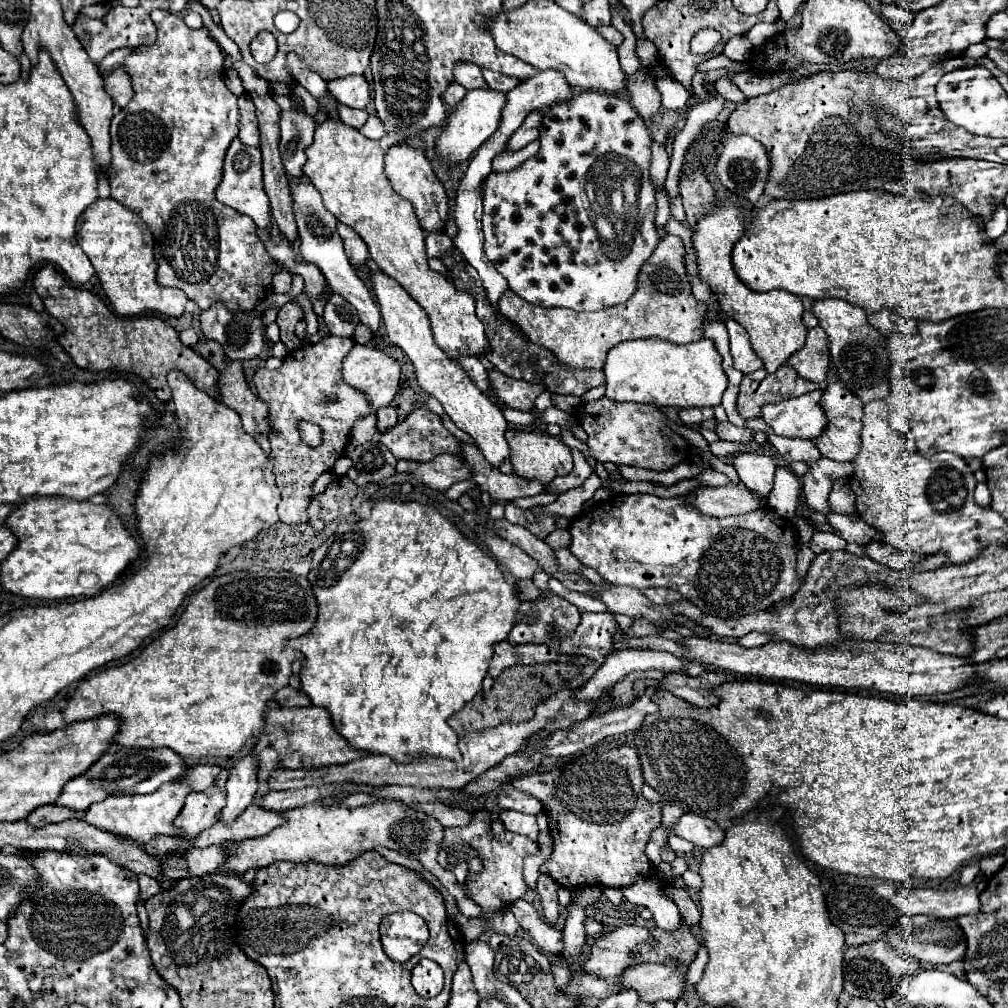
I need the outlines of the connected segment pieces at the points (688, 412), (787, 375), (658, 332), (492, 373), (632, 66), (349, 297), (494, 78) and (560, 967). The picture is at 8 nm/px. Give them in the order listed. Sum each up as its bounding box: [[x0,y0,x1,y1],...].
[[679,408,715,424],[737,364,817,420],[499,236,705,370],[489,370,545,412],[611,2,640,77],[289,178,381,332],[481,68,519,94],[551,960,573,988]]

